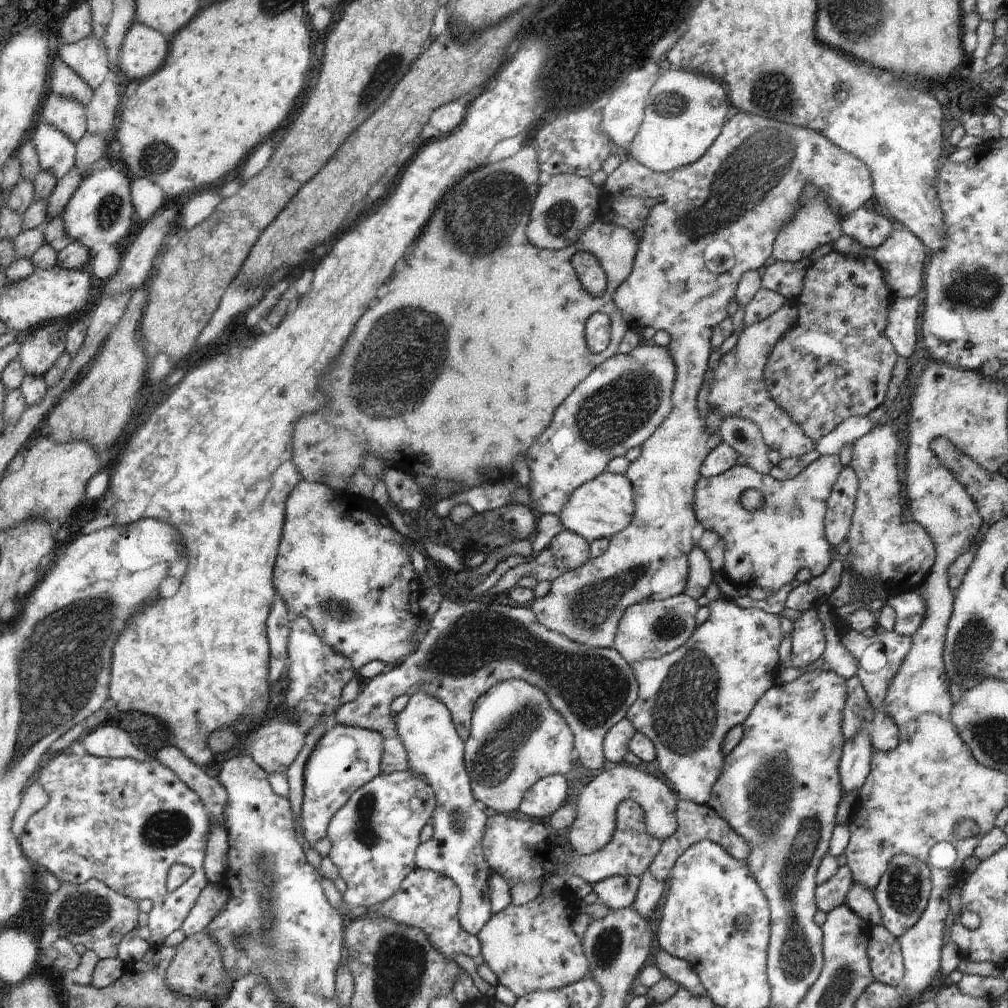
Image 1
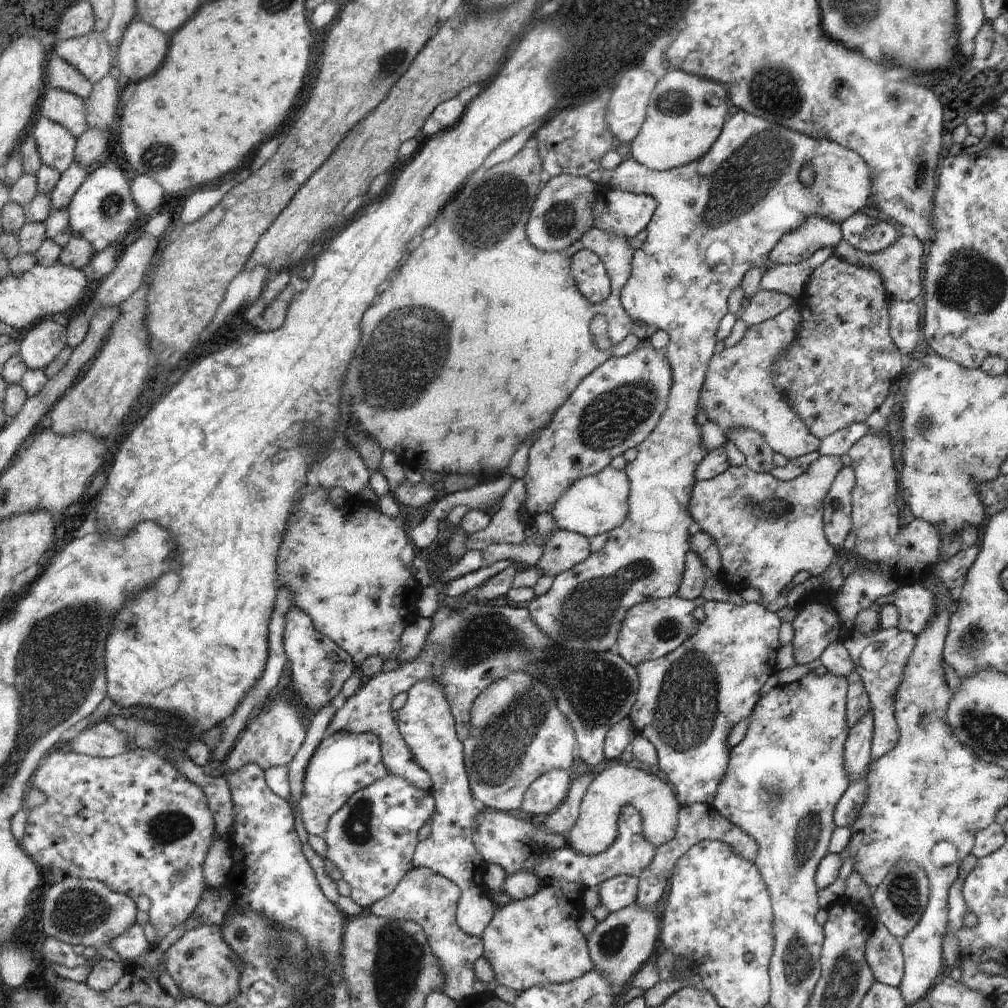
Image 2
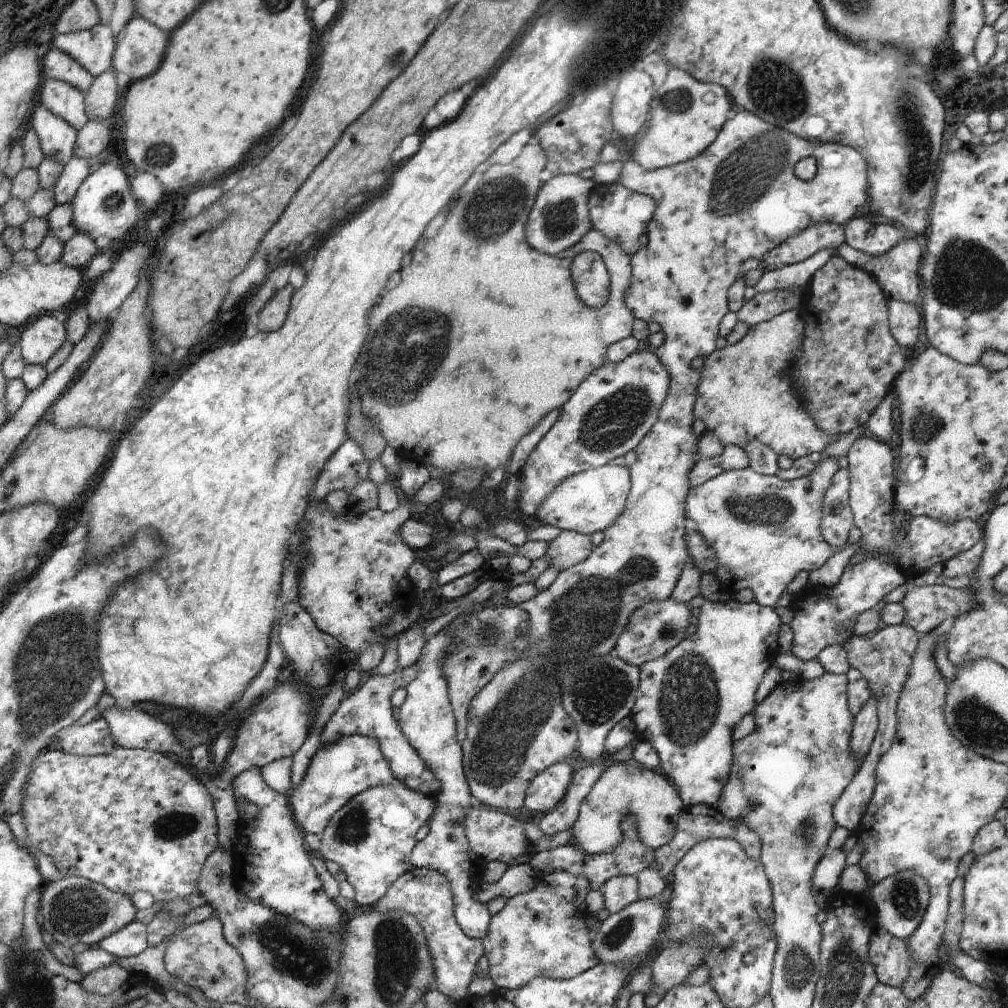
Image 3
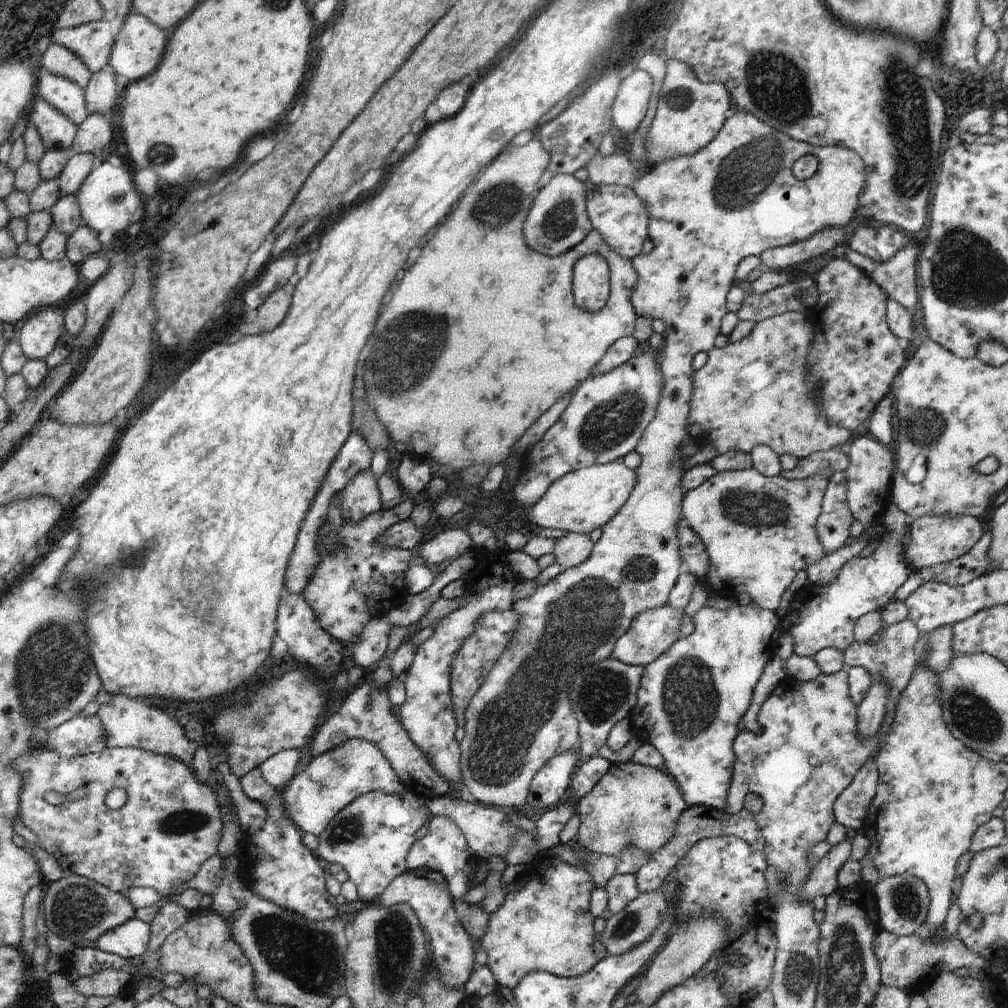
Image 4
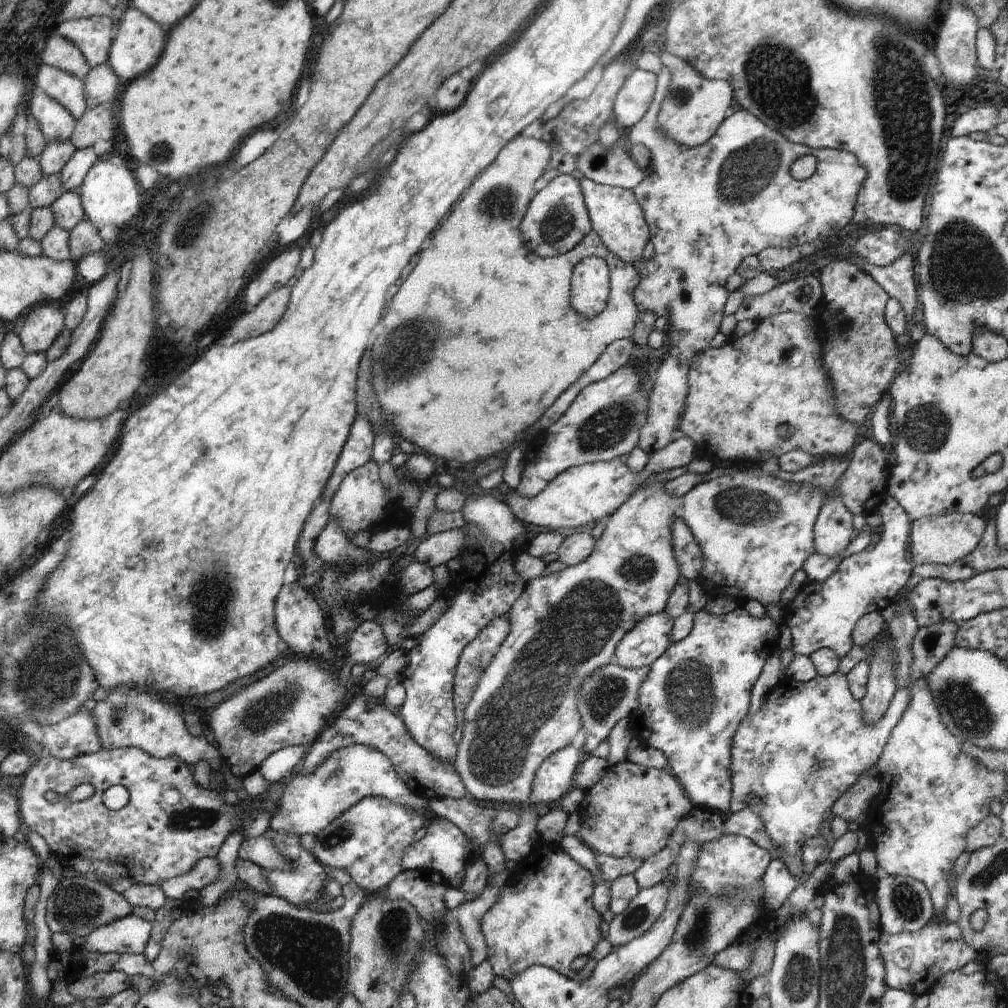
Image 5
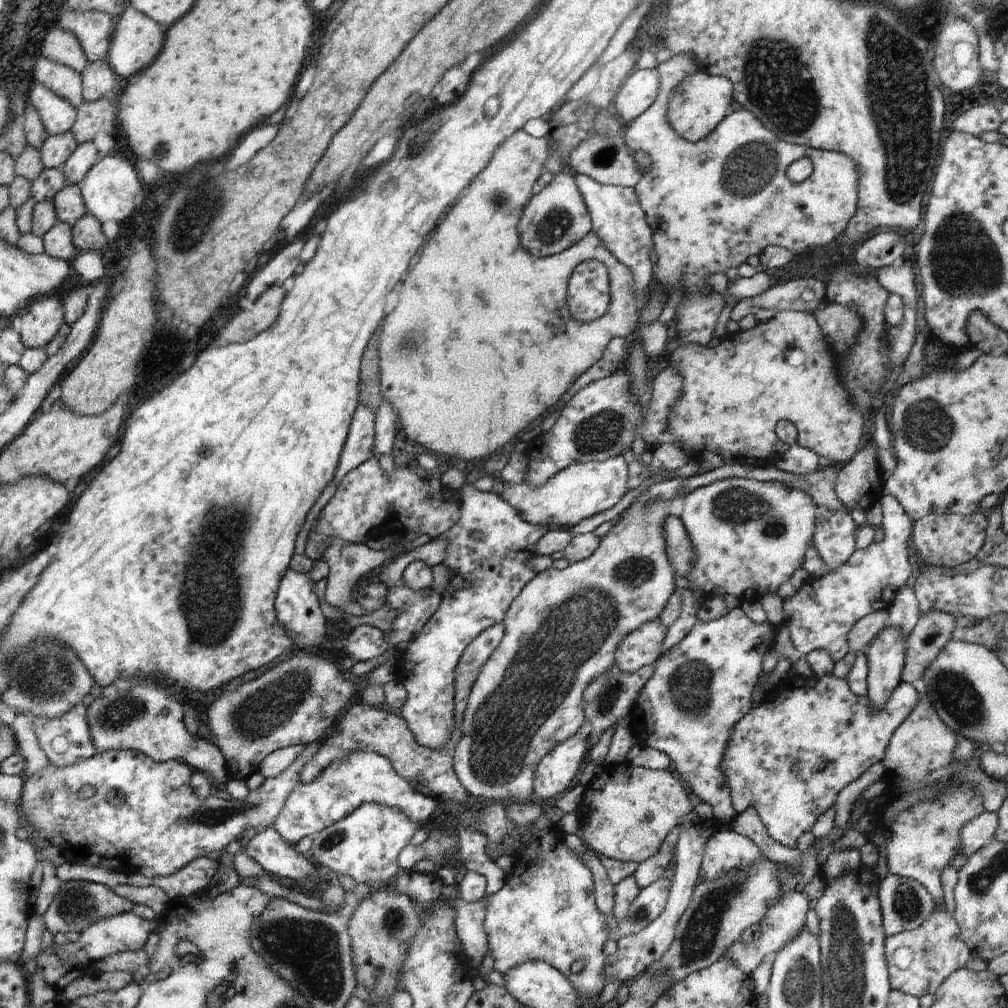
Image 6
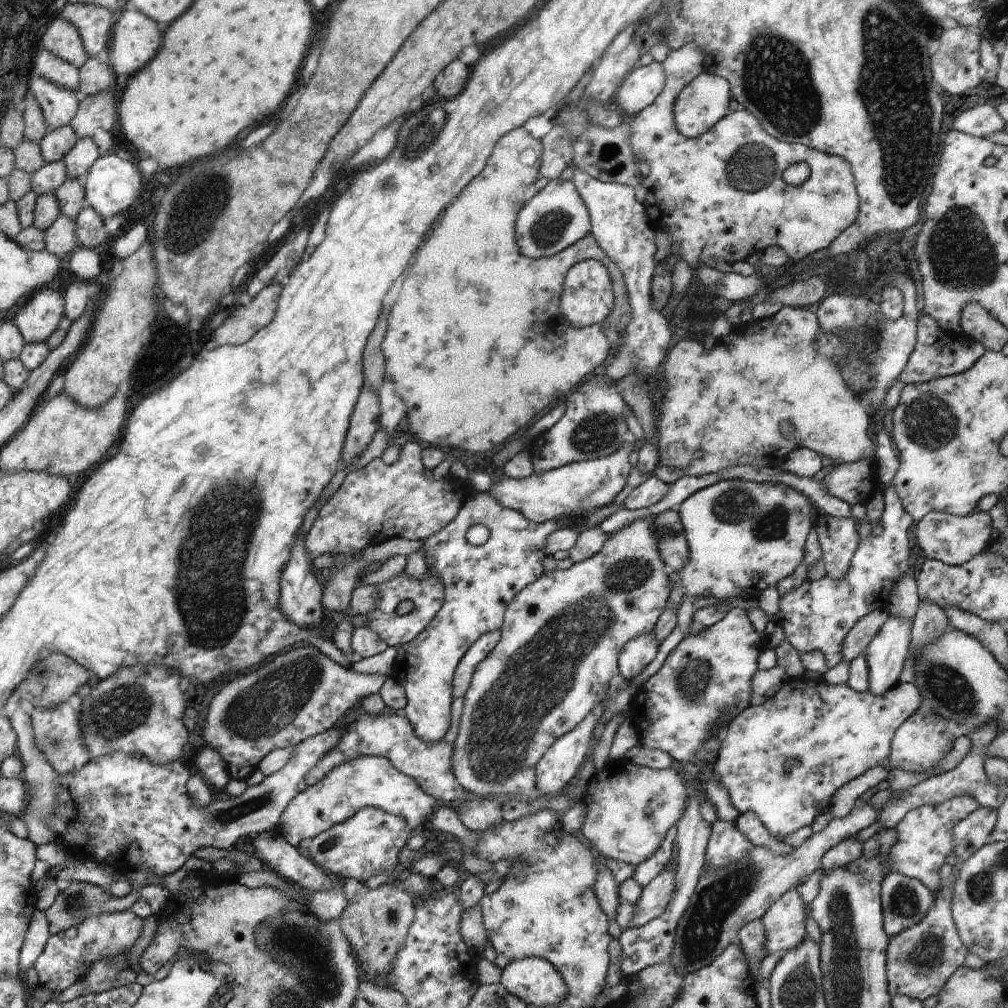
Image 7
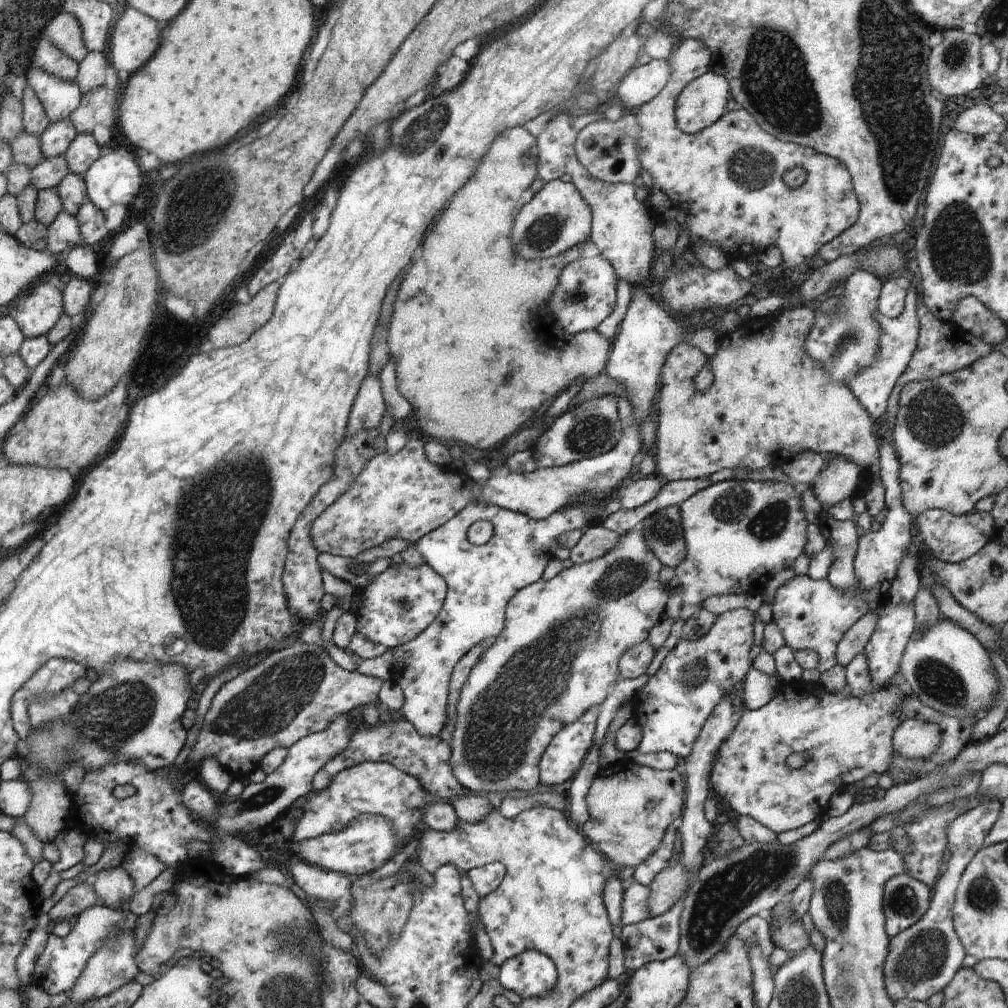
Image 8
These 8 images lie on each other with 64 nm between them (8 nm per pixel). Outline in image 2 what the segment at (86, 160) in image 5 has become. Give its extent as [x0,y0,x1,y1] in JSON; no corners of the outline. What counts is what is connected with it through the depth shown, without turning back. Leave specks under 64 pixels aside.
[50,162,89,211]

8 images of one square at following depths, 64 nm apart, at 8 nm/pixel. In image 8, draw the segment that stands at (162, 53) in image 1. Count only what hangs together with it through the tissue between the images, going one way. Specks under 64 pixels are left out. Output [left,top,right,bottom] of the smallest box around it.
[110,7,161,75]

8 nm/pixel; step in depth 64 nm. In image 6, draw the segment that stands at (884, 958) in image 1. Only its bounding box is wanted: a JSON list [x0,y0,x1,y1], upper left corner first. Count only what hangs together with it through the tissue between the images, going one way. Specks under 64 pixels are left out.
[884,906,972,998]

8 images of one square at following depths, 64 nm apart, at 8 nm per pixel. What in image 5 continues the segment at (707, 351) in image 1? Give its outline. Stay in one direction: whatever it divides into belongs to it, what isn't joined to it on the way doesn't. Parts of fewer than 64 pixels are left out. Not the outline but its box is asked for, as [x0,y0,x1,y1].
[452,67,867,804]

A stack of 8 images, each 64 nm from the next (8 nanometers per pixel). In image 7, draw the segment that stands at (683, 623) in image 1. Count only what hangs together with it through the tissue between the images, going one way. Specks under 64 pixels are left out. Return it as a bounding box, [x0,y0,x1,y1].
[617,631,659,680]

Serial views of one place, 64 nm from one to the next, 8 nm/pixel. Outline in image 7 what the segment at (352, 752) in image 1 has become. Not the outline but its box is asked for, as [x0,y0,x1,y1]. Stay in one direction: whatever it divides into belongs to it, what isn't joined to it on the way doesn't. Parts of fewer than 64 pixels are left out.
[277,756,440,847]

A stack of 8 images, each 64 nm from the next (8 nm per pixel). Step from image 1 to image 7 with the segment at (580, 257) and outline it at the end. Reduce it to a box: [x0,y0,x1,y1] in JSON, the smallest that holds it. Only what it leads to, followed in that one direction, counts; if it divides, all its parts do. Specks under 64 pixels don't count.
[560,259,614,328]

